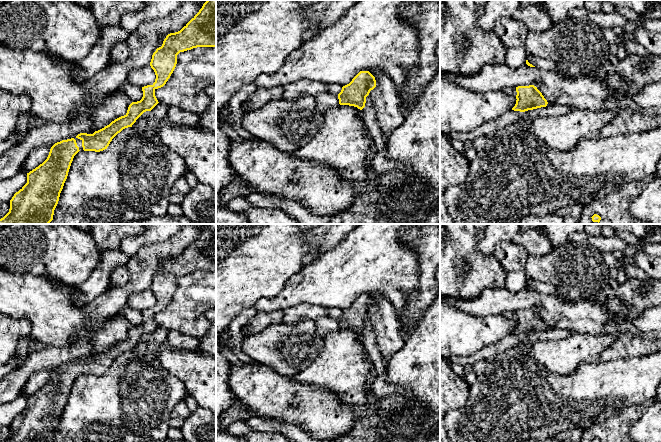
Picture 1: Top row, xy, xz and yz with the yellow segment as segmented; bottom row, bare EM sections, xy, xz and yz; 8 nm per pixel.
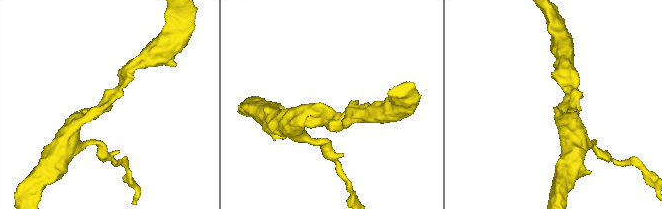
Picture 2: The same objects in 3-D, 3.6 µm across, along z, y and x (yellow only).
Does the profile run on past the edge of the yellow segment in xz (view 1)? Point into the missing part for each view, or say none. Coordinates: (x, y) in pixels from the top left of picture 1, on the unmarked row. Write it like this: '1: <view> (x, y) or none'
1: none

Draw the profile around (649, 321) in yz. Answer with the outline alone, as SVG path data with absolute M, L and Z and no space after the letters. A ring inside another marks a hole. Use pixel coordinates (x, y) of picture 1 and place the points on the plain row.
M661 305L647 308L638 314L633 313L631 310L626 310L623 318L629 320L645 334L661 333Z

